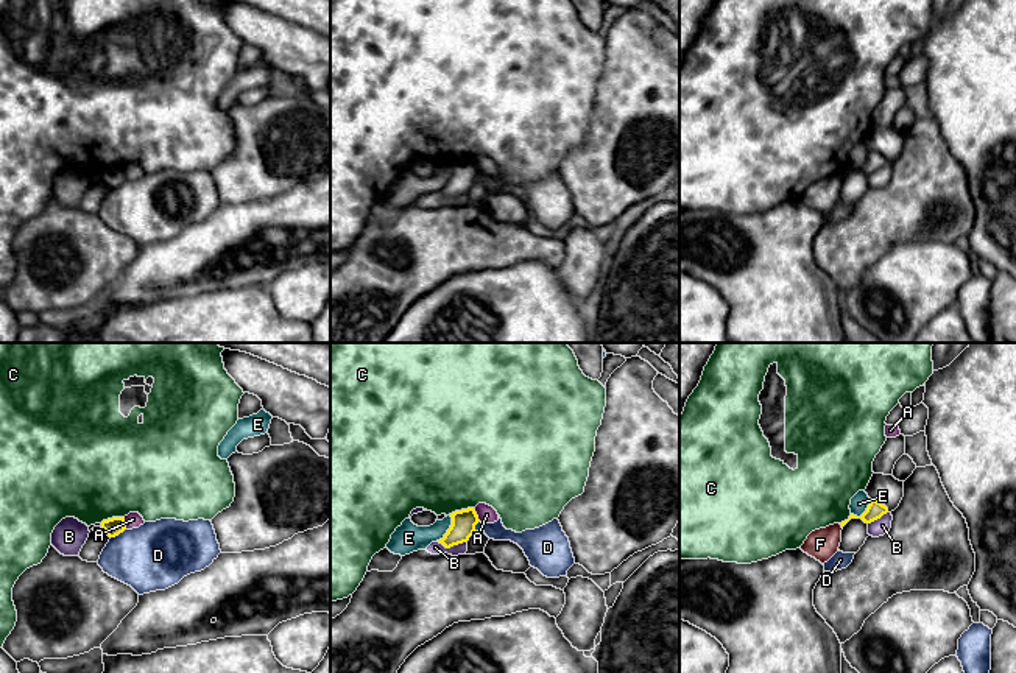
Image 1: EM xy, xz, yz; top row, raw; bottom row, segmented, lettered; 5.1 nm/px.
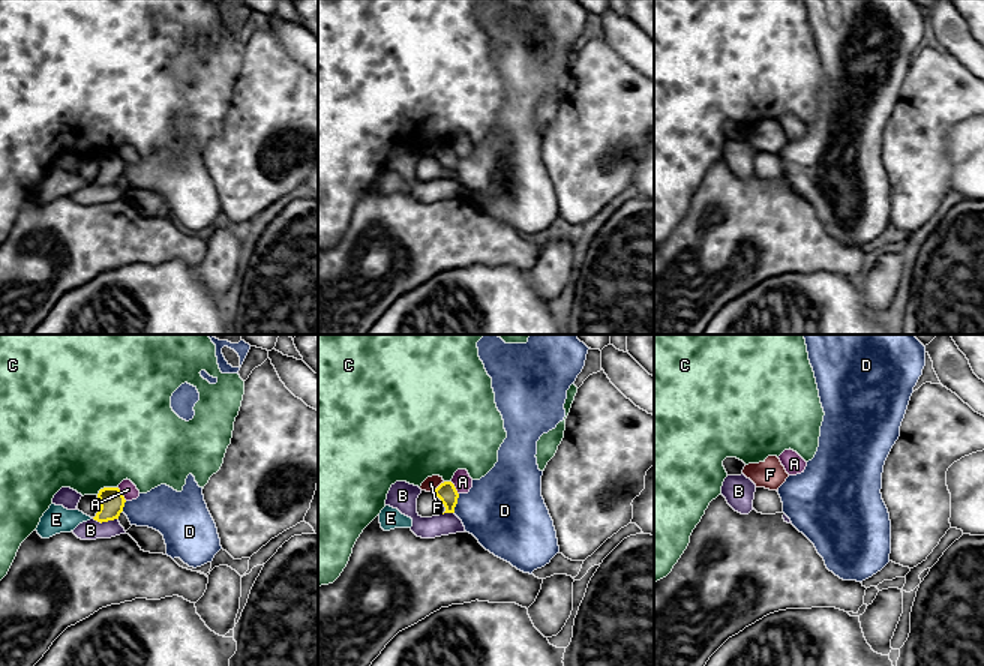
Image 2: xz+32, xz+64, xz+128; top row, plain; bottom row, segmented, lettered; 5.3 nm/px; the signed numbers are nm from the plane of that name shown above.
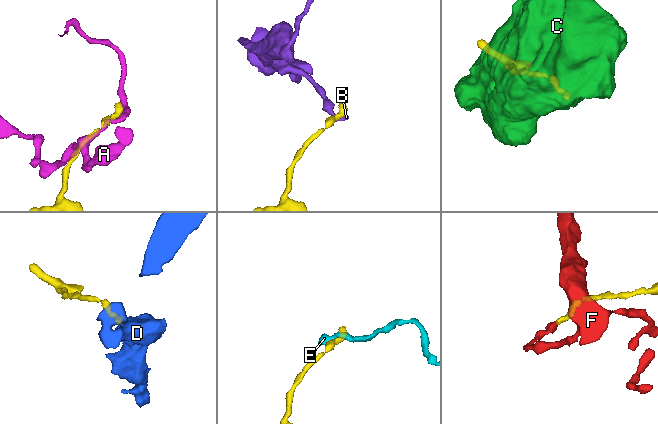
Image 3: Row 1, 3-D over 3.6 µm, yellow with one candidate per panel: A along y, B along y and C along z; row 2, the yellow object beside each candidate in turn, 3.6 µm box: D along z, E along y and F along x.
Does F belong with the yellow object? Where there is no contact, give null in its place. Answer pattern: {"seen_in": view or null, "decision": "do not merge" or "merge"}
{"seen_in": "yz", "decision": "do not merge"}

